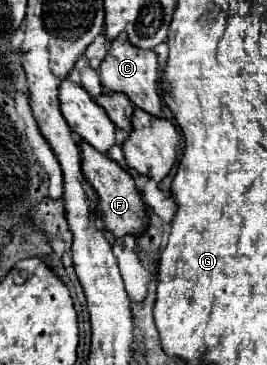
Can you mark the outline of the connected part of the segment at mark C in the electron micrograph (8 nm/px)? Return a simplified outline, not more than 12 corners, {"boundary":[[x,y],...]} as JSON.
{"boundary":[[112,40],[100,64],[106,90],[162,114],[154,50]]}

